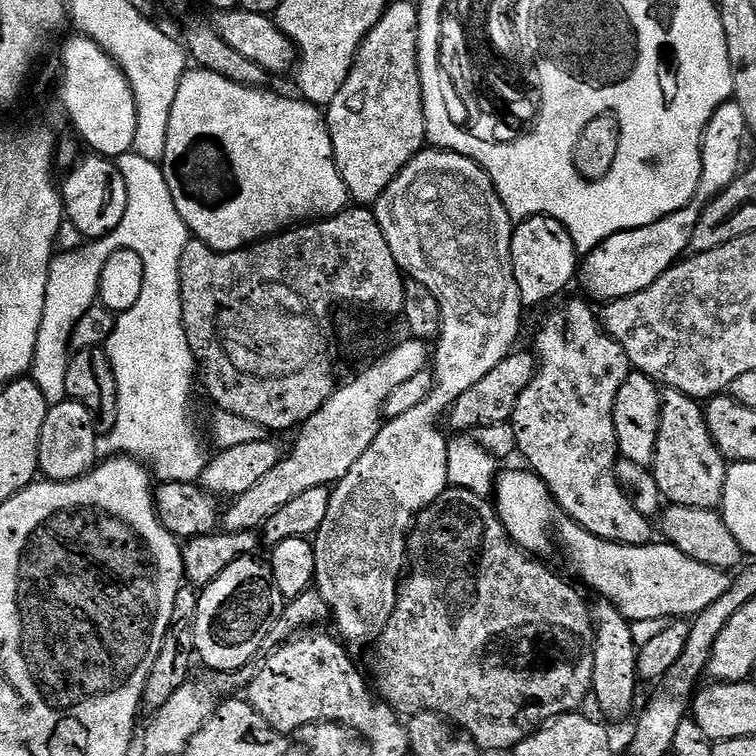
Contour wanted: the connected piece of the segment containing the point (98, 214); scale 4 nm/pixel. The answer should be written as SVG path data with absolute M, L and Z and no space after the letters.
M88 154L88 157L77 159L71 168L67 169L68 176L62 180L62 199L64 214L67 220L74 222L84 238L89 241L99 240L101 236L109 236L122 222L126 214L126 178L118 170L118 166L107 156Z

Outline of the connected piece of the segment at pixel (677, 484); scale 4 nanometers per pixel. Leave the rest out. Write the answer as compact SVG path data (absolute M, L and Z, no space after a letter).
M675 390L665 391L660 406L656 453L650 465L661 497L669 505L719 509L724 499L724 483L729 467L729 461L718 450L704 420L704 408L691 396Z

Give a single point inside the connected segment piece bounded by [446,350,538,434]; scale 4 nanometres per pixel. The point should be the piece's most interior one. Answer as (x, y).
(491, 400)

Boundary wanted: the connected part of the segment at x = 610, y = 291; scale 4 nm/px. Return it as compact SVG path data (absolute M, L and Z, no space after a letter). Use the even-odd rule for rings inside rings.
M728 101L714 112L701 140L702 174L698 190L695 191L691 202L682 210L675 211L674 214L659 219L650 226L612 235L598 247L591 249L585 255L586 259L581 259L576 280L578 284L580 282L583 290L588 292L586 294L591 301L605 304L628 297L630 294L640 293L647 286L653 285L687 253L702 210L739 176L742 168L742 148L747 136L745 114L736 101Z

